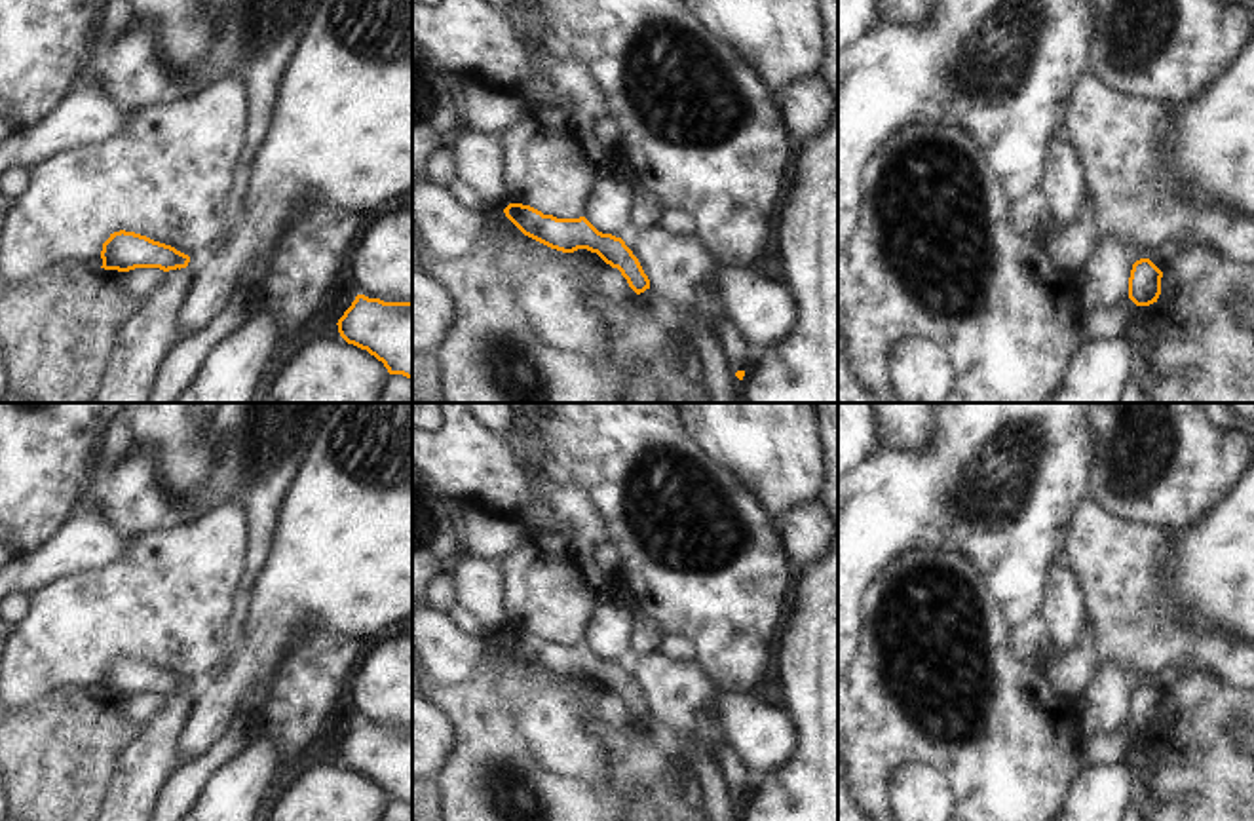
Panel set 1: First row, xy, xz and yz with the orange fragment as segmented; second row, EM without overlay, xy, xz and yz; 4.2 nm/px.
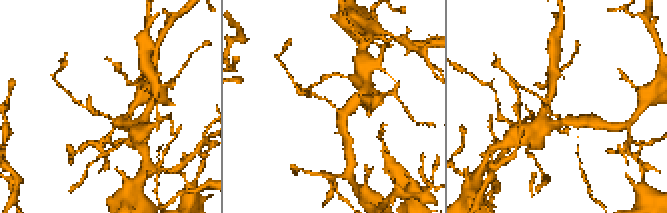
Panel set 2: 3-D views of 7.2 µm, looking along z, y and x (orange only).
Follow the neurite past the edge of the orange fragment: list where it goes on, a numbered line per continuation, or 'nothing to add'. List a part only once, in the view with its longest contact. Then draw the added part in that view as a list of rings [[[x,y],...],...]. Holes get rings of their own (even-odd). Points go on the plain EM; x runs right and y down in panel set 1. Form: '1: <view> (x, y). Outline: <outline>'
nothing to add

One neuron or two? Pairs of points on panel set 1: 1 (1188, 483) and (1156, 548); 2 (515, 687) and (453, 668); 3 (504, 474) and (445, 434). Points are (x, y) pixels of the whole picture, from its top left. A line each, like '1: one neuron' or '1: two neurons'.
1: two neurons
2: one neuron
3: one neuron

